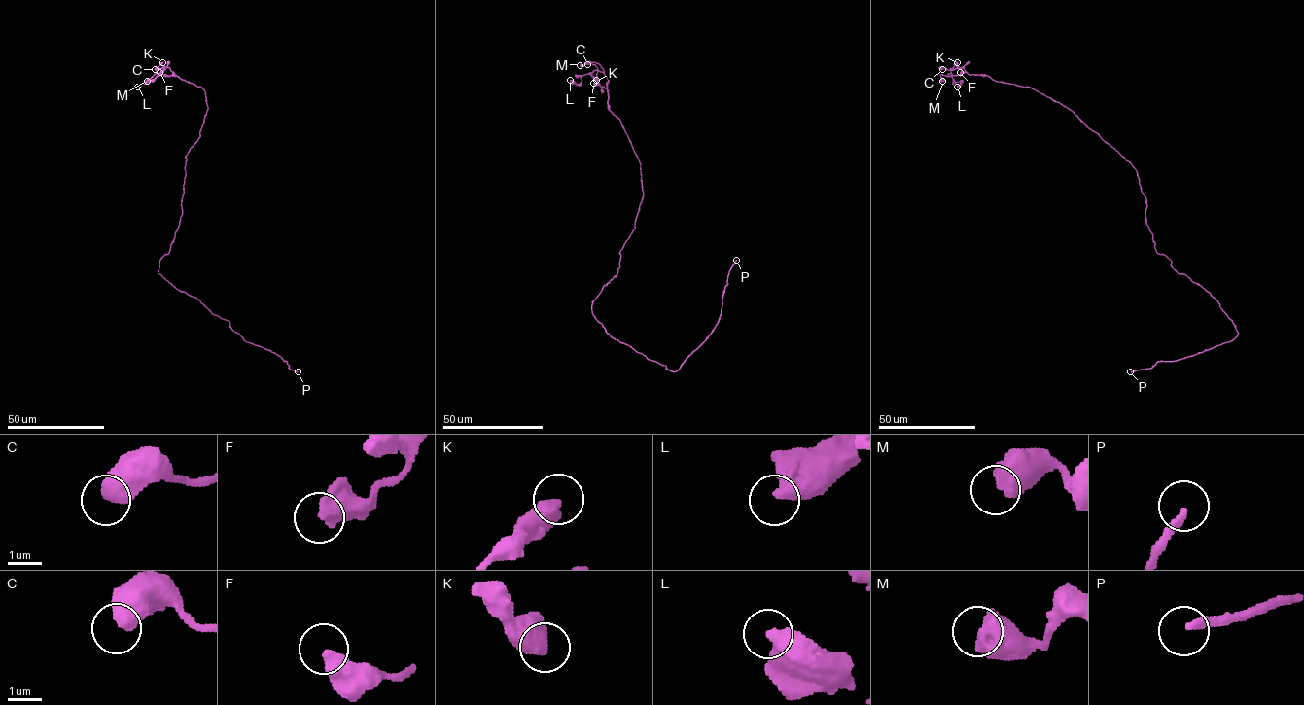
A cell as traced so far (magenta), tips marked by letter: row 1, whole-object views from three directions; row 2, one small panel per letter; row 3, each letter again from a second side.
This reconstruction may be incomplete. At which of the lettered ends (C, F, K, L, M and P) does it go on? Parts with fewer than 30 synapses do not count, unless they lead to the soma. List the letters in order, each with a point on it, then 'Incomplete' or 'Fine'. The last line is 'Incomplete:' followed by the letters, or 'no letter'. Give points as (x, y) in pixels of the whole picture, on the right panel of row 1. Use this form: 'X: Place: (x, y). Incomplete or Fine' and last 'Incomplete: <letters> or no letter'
C: Place: (942, 69). Fine
F: Place: (960, 72). Fine
K: Place: (957, 62). Fine
L: Place: (957, 87). Fine
M: Place: (942, 81). Fine
P: Place: (1130, 371). Incomplete
Incomplete: P

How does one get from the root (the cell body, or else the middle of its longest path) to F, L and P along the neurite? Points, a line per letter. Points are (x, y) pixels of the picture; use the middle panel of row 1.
F: (614, 276), (643, 196), (641, 165), (621, 121), (609, 109), (608, 90), (593, 83)
L: (614, 276), (643, 196), (641, 165), (621, 121), (609, 109), (605, 75), (595, 70), (578, 84), (570, 80)
P: (614, 276), (592, 301), (593, 315), (612, 337), (676, 371), (718, 323), (729, 270), (736, 260)

